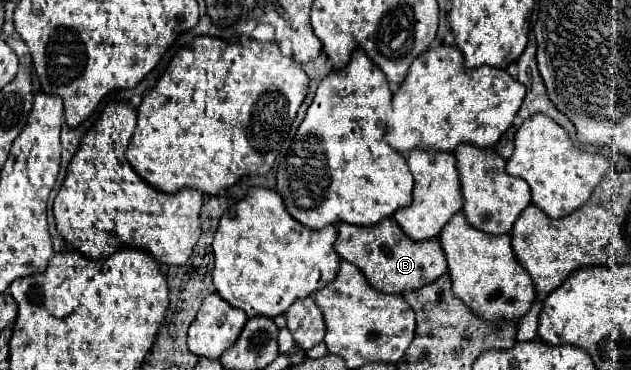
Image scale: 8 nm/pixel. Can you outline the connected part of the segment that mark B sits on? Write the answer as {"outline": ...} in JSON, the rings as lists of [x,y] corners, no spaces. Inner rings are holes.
{"outline":[[[392,217],[382,219],[382,223],[370,227],[338,223],[338,239],[334,247],[342,259],[360,267],[360,271],[366,275],[368,283],[374,289],[382,289],[384,293],[402,293],[406,289],[418,289],[444,275],[448,265],[446,253],[438,237],[430,241],[414,241],[404,235],[400,225]]]}

